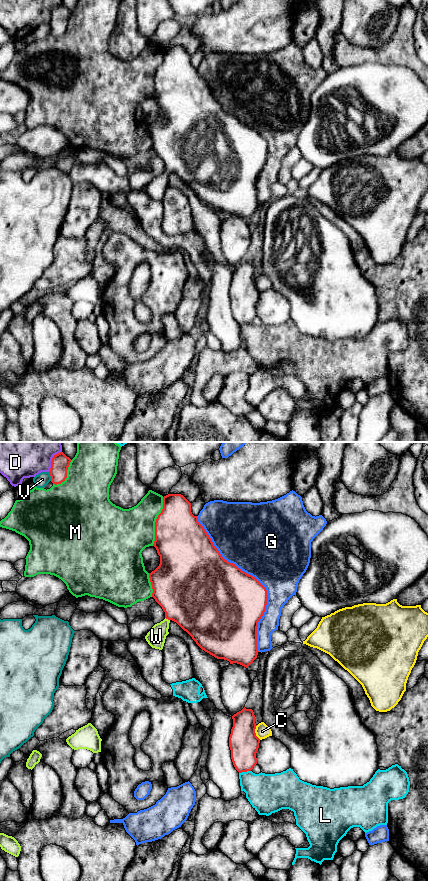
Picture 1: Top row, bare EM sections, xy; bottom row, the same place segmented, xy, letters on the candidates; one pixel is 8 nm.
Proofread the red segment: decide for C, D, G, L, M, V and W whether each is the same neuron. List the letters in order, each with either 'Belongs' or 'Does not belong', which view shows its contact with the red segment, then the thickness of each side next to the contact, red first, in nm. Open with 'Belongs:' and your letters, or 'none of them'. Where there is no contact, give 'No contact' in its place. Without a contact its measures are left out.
Belongs: W
C: Does not belong. Touches red in xy. Thickness 240 nm (red) against 120 nm
D: Does not belong. Touches red in xy. Thickness 150 nm (red) against 240 nm
G: Does not belong. Touches red in xy. Thickness 500 nm (red) against 500 nm
L: Does not belong. Touches red in xy. Thickness 240 nm (red) against 300 nm
M: Does not belong. Touches red in xy. Thickness 420 nm (red) against 380 nm
V: Does not belong. Touches red in xy. Thickness 150 nm (red) against 110 nm
W: Belongs. Touches red in xy. Thickness 480 nm (red) against 150 nm

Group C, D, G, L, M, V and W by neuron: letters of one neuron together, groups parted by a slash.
C / D / G / L / M / V / W

